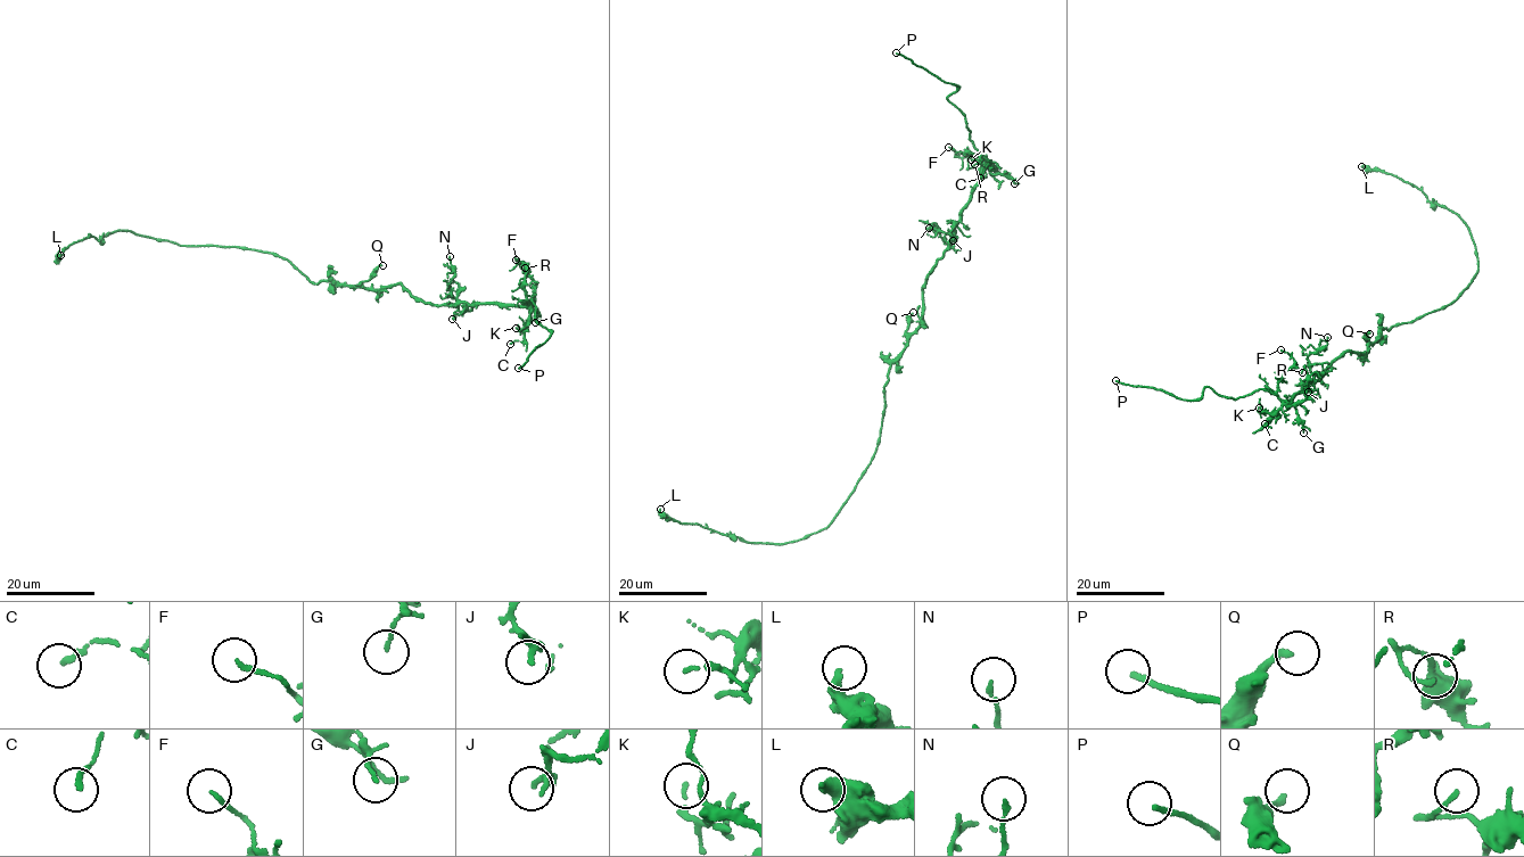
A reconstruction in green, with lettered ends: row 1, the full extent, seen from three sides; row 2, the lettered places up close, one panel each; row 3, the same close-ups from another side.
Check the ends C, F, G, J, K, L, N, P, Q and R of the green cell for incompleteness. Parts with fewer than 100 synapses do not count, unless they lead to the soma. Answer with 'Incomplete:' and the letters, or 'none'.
Incomplete: P

